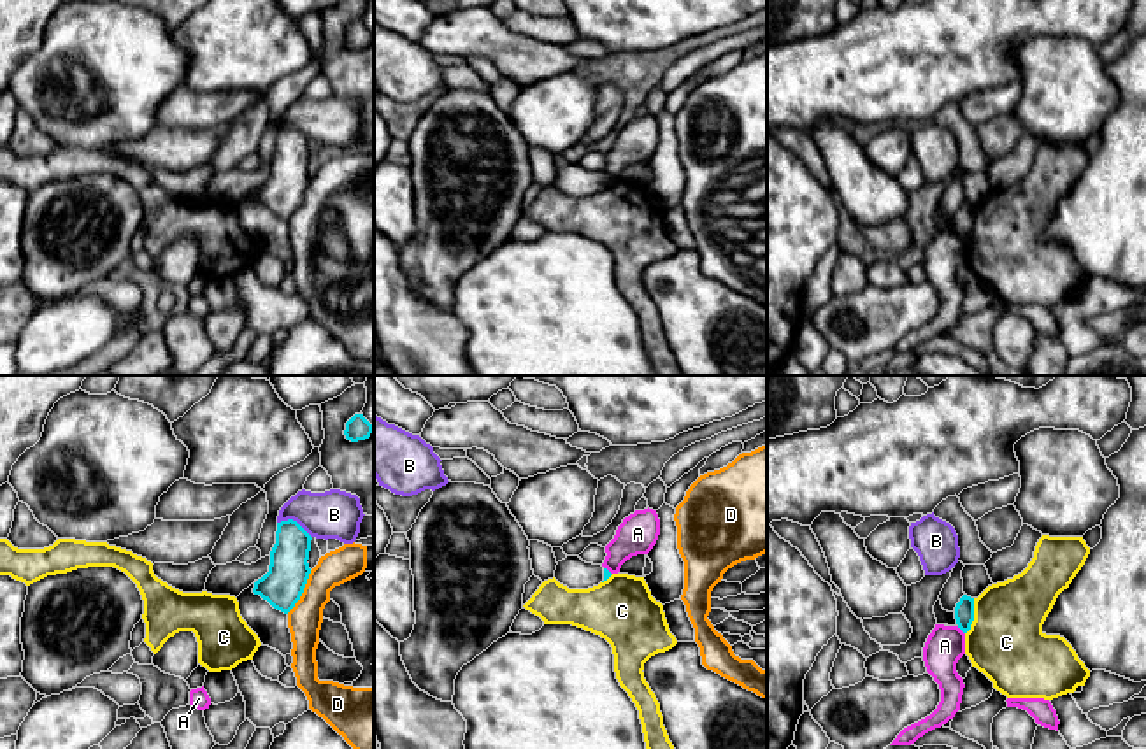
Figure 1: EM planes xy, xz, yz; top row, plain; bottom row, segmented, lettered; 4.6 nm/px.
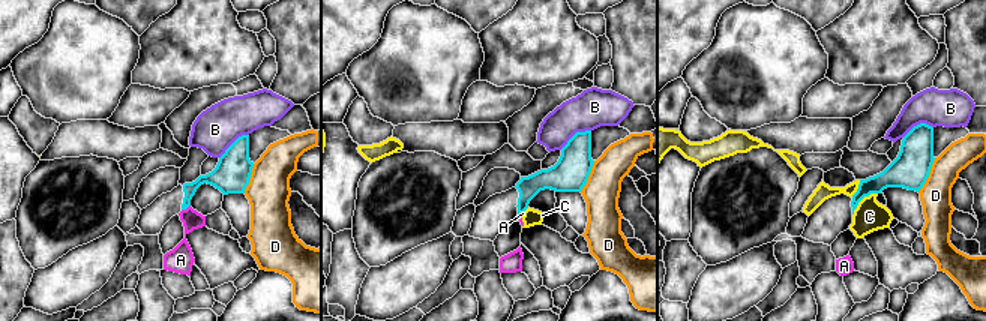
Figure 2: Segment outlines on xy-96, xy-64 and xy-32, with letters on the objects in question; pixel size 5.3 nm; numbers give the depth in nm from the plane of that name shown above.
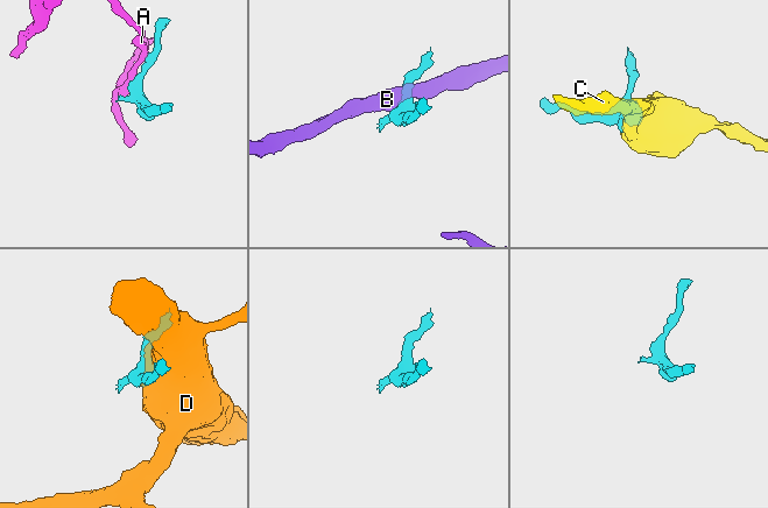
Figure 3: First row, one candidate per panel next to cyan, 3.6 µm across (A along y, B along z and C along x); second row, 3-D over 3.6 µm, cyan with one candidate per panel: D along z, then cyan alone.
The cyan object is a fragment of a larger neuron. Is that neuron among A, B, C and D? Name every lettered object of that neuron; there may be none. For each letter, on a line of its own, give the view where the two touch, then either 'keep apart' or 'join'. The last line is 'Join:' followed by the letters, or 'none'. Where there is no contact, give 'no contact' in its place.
A: yz | keep apart
B: xy | keep apart
C: yz | keep apart
D: xy | keep apart
Join: none

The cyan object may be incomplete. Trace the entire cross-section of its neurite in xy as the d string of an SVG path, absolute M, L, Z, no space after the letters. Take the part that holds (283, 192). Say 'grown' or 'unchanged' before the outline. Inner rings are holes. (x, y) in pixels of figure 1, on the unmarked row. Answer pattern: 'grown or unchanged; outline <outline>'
unchanged; outline M293 126L277 130L269 179L254 189L253 200L288 221L307 191L312 144Z

